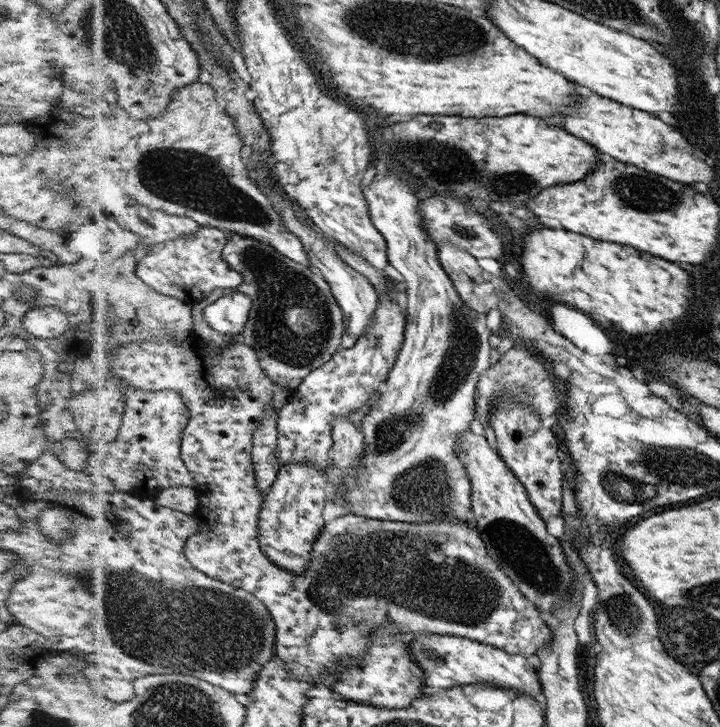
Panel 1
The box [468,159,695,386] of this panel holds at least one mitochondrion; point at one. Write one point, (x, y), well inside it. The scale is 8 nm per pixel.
(645, 194)

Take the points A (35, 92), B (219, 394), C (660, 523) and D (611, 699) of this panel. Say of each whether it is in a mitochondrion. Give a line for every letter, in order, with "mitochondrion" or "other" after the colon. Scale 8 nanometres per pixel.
A: other
B: other
C: other
D: other

